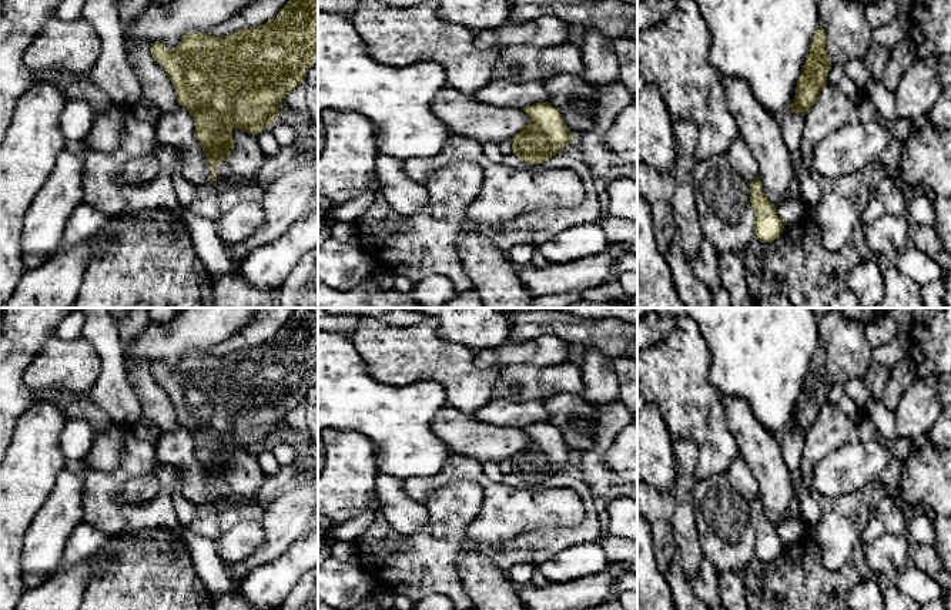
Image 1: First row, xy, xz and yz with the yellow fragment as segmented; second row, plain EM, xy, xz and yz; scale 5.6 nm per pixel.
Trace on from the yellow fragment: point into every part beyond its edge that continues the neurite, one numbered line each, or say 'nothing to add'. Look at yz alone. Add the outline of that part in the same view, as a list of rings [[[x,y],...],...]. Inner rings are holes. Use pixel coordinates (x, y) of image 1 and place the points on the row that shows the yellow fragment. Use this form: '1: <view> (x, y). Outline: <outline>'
nothing to add

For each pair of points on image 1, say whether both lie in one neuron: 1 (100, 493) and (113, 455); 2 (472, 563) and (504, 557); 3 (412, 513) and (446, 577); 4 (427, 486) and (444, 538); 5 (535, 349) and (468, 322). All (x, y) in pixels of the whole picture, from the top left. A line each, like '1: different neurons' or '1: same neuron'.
1: different neurons
2: different neurons
3: different neurons
4: different neurons
5: different neurons

